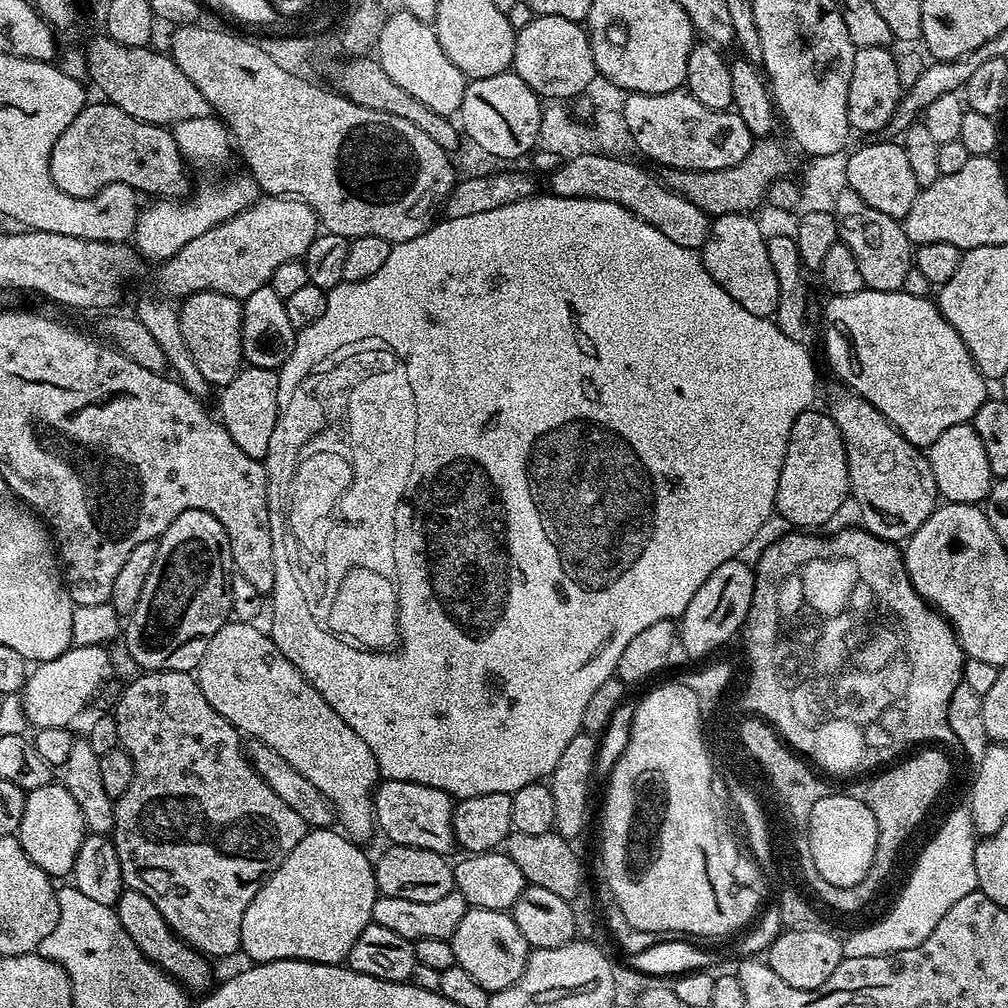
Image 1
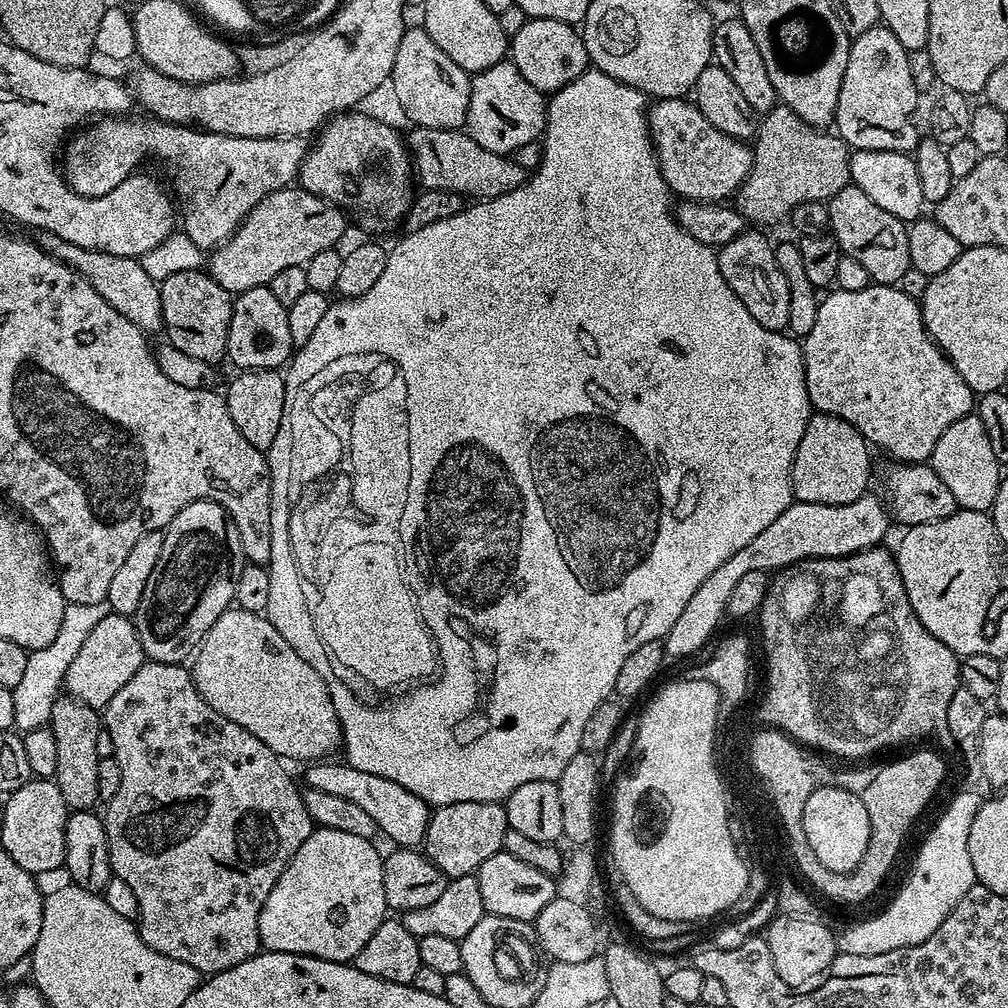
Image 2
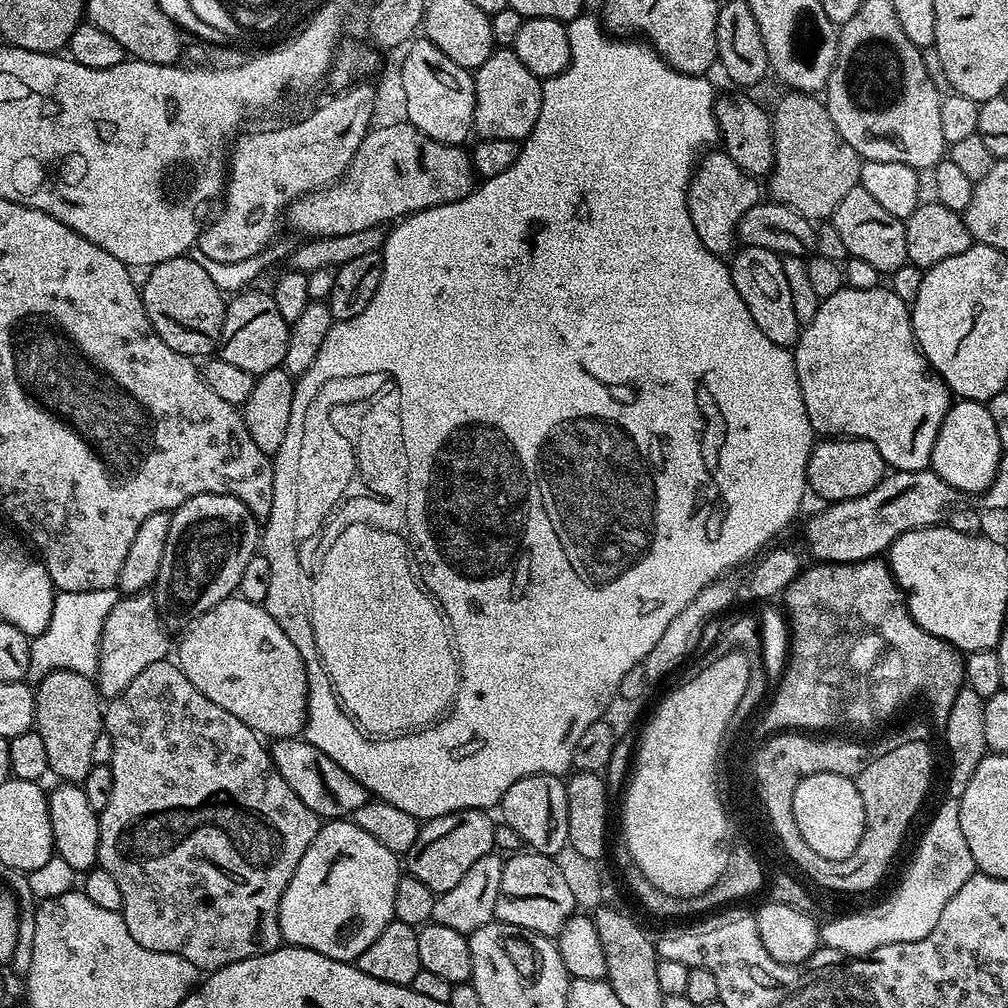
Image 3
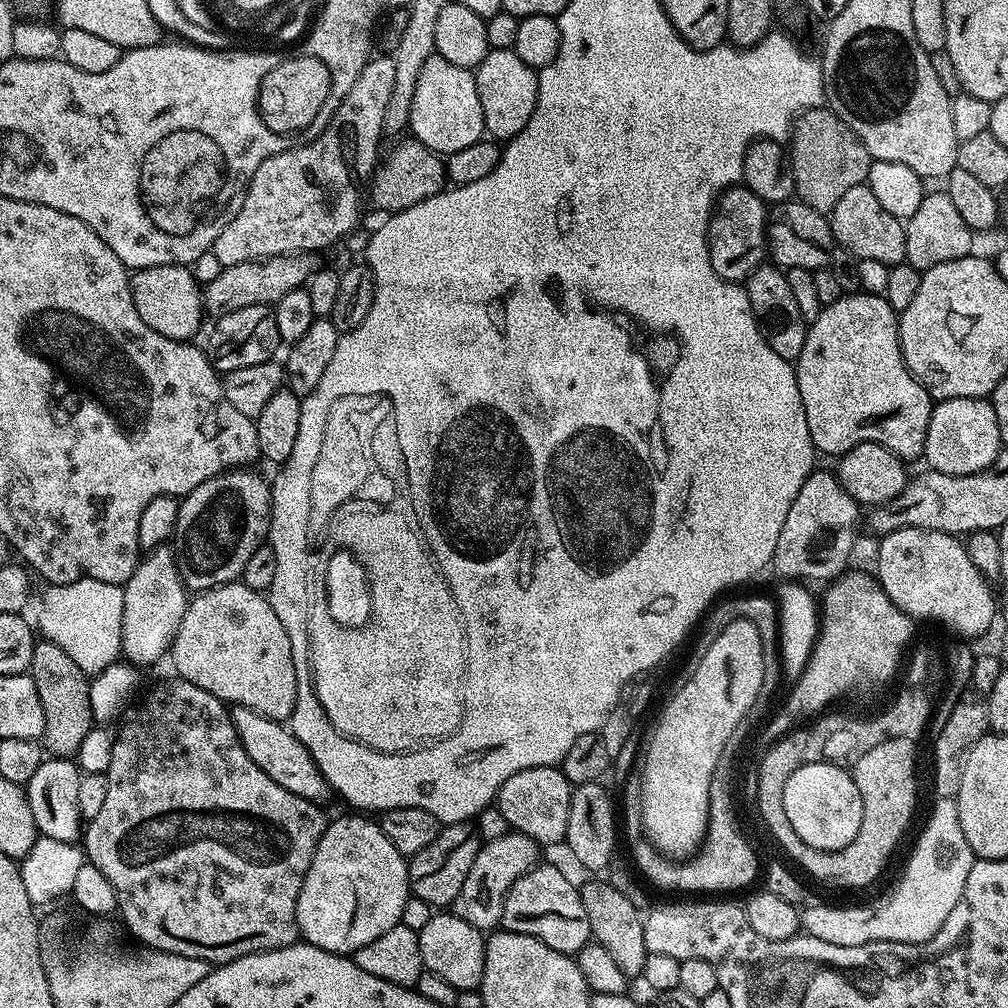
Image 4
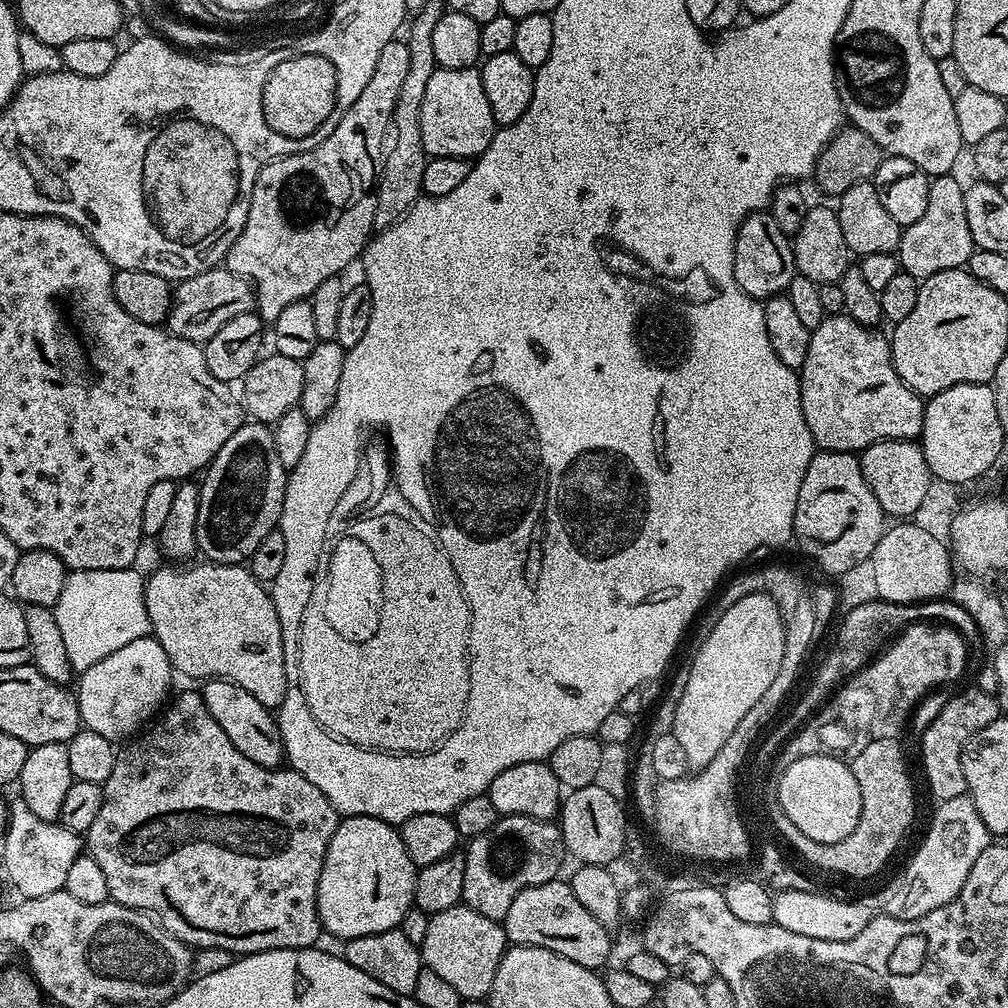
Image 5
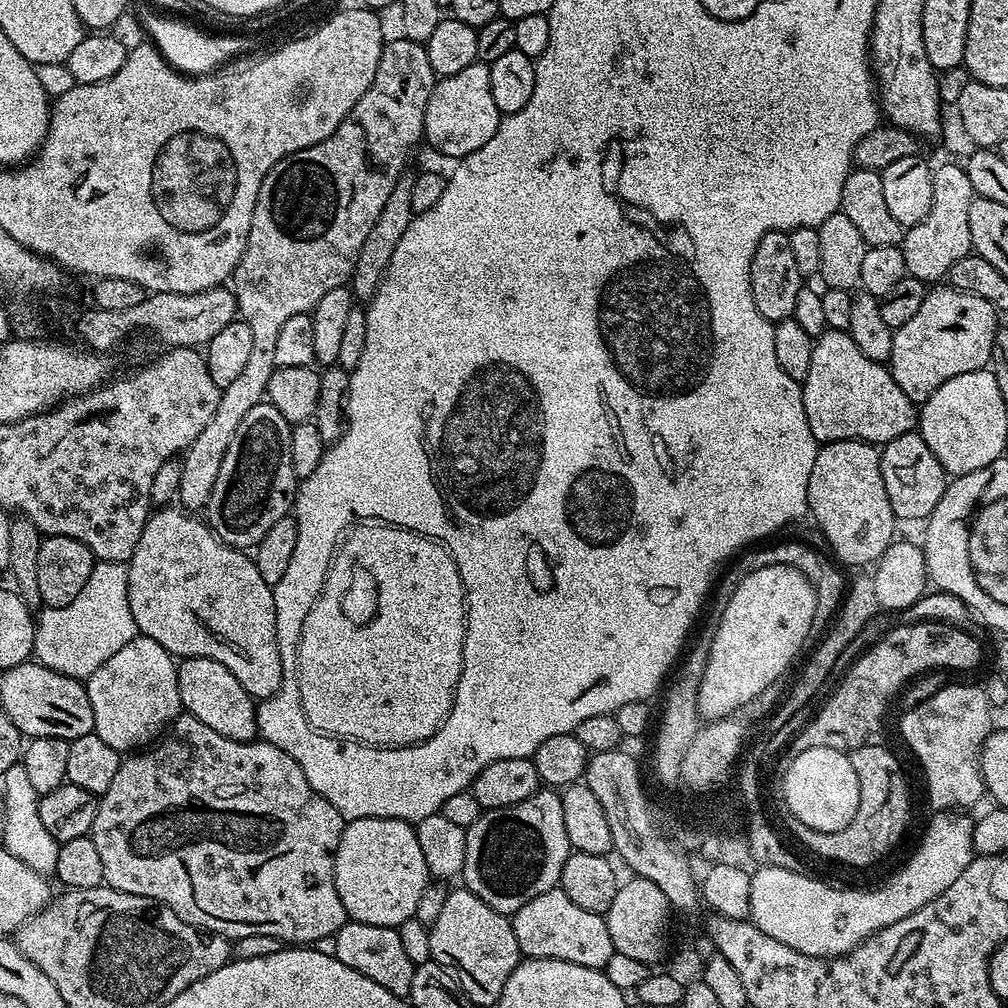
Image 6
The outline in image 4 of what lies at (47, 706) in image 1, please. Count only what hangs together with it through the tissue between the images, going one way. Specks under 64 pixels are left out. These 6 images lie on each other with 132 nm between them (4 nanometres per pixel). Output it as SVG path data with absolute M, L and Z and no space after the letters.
M171 547L153 548L136 565L124 589L122 616L123 659L133 666L156 664L169 655L172 639L178 634L178 626L188 609L189 589L184 587L178 574L176 554Z

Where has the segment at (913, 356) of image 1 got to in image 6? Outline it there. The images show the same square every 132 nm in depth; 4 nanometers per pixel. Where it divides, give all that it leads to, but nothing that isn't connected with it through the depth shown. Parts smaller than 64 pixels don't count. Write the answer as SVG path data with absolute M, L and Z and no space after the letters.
M829 330L815 337L810 354L810 374L806 374L802 387L806 422L810 422L810 430L820 444L835 440L865 440L867 444L883 446L917 427L917 405L902 394L902 386L894 382L891 371L881 361L866 358L866 354L854 346L854 338L850 338L847 331Z

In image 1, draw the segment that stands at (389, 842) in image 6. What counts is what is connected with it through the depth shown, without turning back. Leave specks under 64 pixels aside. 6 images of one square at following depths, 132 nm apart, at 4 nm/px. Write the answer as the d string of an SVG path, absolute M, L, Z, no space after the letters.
M314 828L308 831L302 838L302 842L298 842L298 846L294 846L294 850L290 850L290 854L284 859L282 866L278 866L278 870L272 872L267 882L258 890L258 894L254 894L254 902L250 902L250 906L246 906L246 915L242 918L240 952L243 955L248 955L249 961L257 964L265 964L275 960L305 960L319 964L344 964L348 959L350 949L354 947L354 942L358 942L358 934L362 934L362 930L366 930L366 926L372 923L372 911L378 895L373 861L370 856L368 860L367 854L360 848L363 847L357 841L348 839L347 835L340 830Z

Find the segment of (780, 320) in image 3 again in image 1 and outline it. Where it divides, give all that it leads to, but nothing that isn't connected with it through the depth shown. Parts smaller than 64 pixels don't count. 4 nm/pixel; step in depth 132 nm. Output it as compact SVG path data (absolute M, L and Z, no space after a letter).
M742 212L715 217L704 242L702 259L710 278L714 278L738 306L750 310L755 316L775 317L780 287L770 262L768 241L759 229L759 219Z

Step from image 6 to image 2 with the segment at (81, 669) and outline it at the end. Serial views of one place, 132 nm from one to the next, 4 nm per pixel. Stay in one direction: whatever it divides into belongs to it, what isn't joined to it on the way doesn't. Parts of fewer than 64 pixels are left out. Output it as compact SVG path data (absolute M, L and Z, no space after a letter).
M65 603L62 614L62 626L58 626L58 634L54 634L54 642L50 646L42 646L29 651L26 658L26 670L18 686L14 686L14 725L21 733L29 732L35 728L43 728L51 721L51 708L61 695L64 675L70 670L70 662L82 650L86 638L102 618L110 614L107 603L103 604L69 604Z

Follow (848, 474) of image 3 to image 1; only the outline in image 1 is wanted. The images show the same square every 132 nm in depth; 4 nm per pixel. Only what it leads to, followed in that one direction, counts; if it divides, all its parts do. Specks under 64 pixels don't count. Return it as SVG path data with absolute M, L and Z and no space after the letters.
M809 410L798 414L790 430L782 474L778 474L775 511L800 530L816 530L844 504L850 496L847 456L839 433L827 411Z

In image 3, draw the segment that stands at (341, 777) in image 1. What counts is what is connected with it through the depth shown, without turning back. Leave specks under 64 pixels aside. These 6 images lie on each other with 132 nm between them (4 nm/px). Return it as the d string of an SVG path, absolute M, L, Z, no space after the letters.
M233 594L218 602L218 606L195 617L188 626L180 640L180 649L177 650L175 659L186 678L190 678L190 682L194 682L194 686L198 686L198 690L210 698L210 702L222 706L222 710L230 710L234 718L246 722L246 726L253 728L261 737L272 736L271 739L277 741L296 738L303 733L308 717L306 666L294 642L282 634L282 626L270 618L263 604L255 604Z

